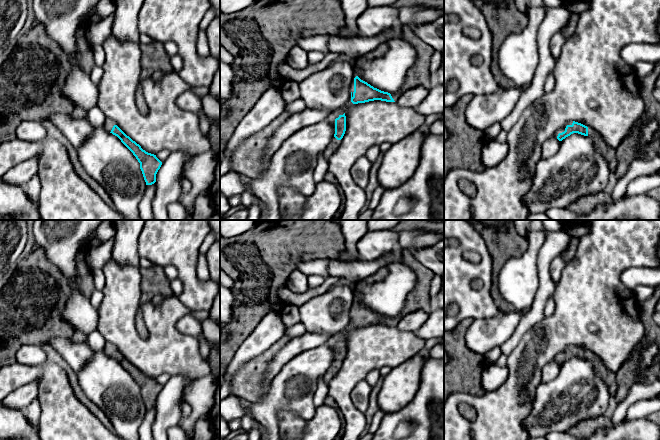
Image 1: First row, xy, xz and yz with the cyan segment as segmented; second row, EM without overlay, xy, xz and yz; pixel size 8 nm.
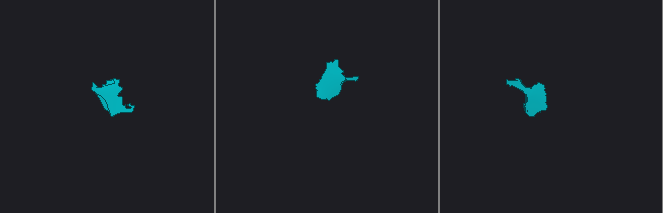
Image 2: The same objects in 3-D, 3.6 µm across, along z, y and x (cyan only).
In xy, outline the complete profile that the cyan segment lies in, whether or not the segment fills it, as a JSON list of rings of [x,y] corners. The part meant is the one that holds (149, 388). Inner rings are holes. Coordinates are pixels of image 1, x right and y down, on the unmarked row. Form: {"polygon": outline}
{"polygon": [[[106,342],[102,351],[105,355],[117,360],[121,366],[133,377],[140,387],[140,393],[146,409],[154,408],[156,406],[156,398],[162,389],[162,386],[156,381],[156,379],[143,374],[139,368],[133,365],[117,350],[114,344]]]}

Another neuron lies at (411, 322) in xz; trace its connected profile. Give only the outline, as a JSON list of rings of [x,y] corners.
[[[418,310],[416,312],[407,314],[406,316],[401,318],[396,327],[401,331],[415,332],[425,323],[428,315],[429,313],[423,310]]]

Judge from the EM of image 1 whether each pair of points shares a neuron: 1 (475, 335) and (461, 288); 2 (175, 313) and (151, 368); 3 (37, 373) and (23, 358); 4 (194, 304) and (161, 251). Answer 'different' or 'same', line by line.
1: different
2: same
3: different
4: same

